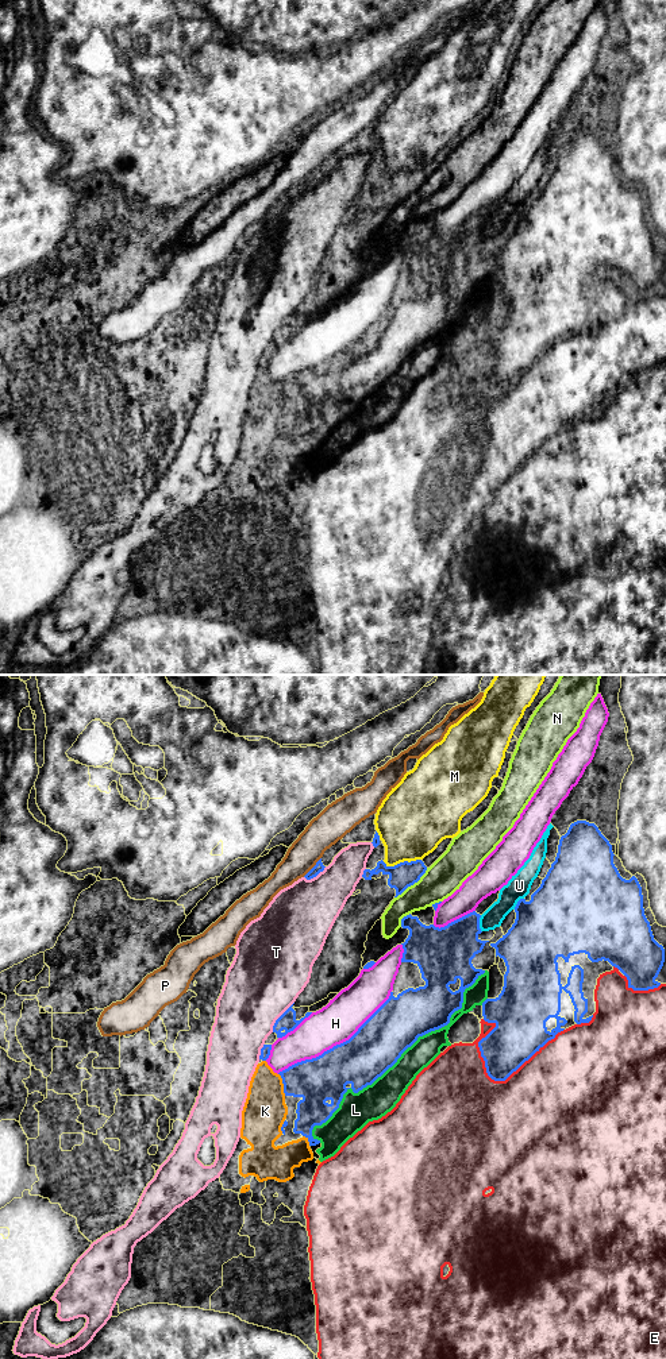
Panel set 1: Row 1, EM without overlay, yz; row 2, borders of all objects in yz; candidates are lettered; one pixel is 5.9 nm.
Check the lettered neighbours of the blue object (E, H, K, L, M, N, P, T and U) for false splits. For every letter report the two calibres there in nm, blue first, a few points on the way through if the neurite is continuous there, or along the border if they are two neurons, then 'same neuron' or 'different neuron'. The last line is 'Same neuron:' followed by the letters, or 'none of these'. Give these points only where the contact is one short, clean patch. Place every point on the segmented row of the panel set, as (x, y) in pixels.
E: calibres 300 and 500 nm; different neuron
H: calibres 300 and 240 nm; different neuron
K: calibres 260 and 260 nm; different neuron
L: calibres 300 and 190 nm; different neuron
M: calibres 150 and 420 nm; different neuron
N: calibres 150 and 220 nm; different neuron
P: calibres 60 and 200 nm; different neuron
T: calibres 100 and 440 nm; different neuron
U: calibres 300 and 120 nm; different neuron
Same neuron: none of these

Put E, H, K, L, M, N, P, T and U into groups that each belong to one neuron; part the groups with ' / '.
E / H / K L / M / N / P / T / U

